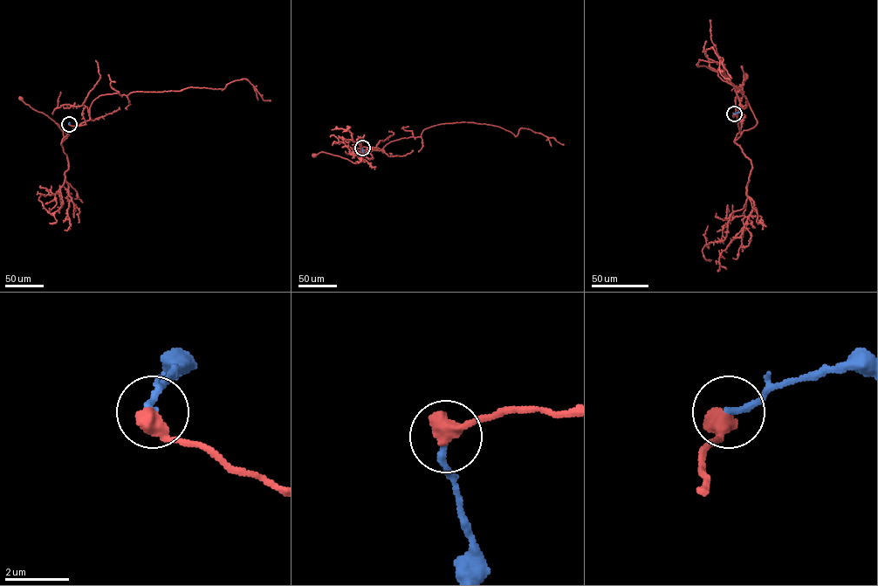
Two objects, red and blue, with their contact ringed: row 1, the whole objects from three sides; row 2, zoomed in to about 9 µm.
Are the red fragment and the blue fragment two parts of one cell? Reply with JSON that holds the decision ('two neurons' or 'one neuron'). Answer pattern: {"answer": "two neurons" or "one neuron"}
{"answer": "two neurons"}

